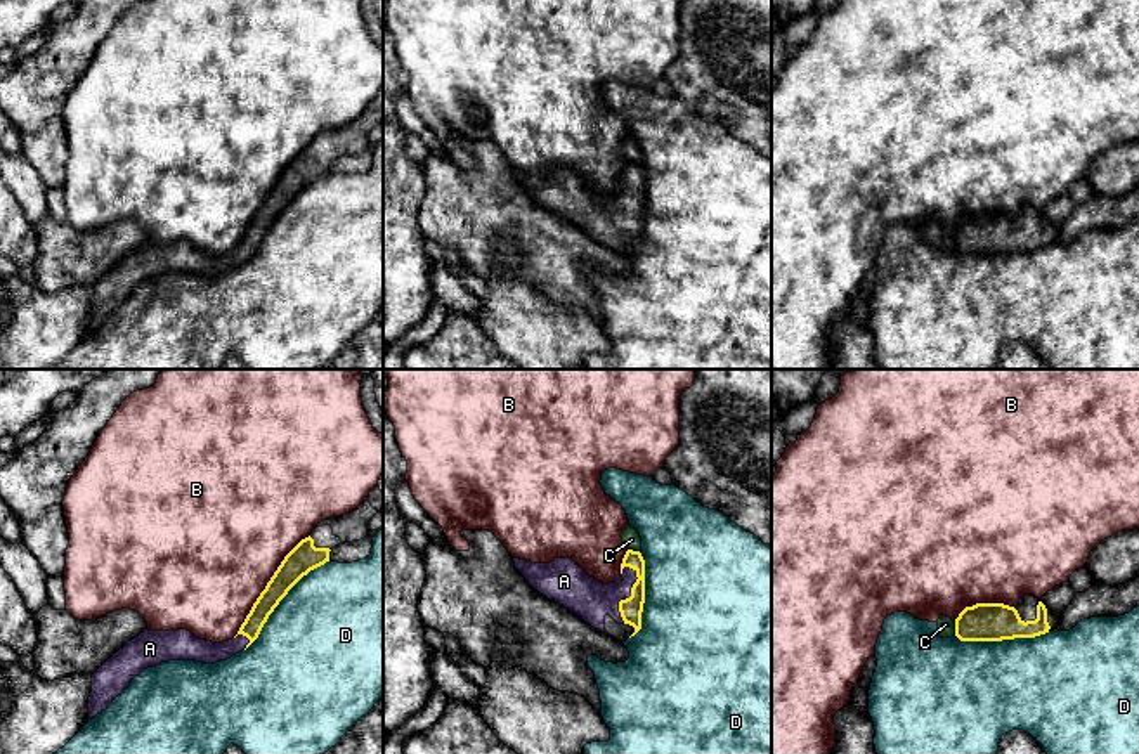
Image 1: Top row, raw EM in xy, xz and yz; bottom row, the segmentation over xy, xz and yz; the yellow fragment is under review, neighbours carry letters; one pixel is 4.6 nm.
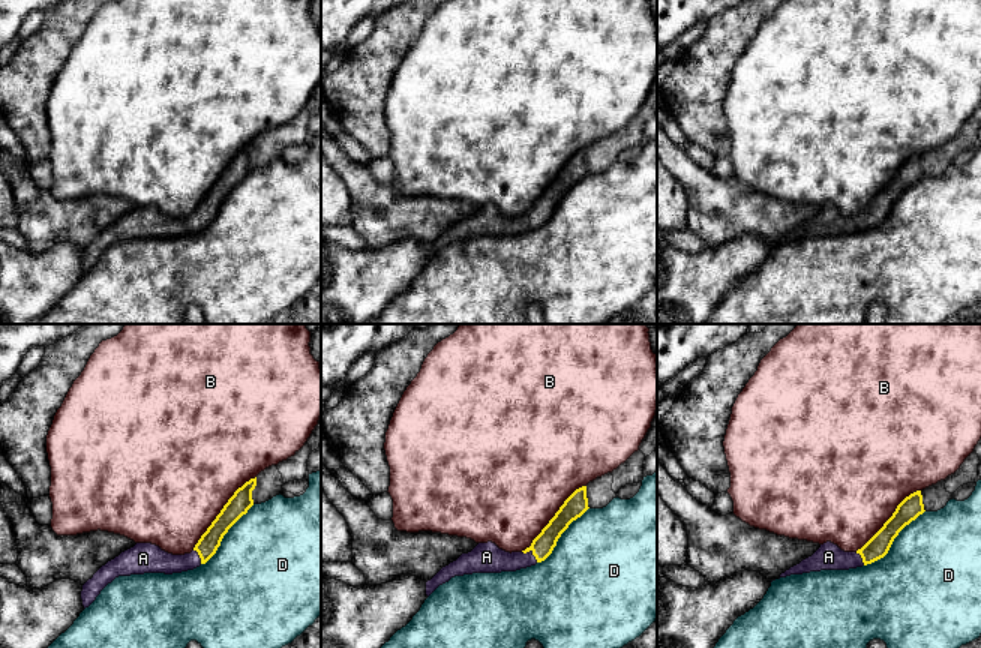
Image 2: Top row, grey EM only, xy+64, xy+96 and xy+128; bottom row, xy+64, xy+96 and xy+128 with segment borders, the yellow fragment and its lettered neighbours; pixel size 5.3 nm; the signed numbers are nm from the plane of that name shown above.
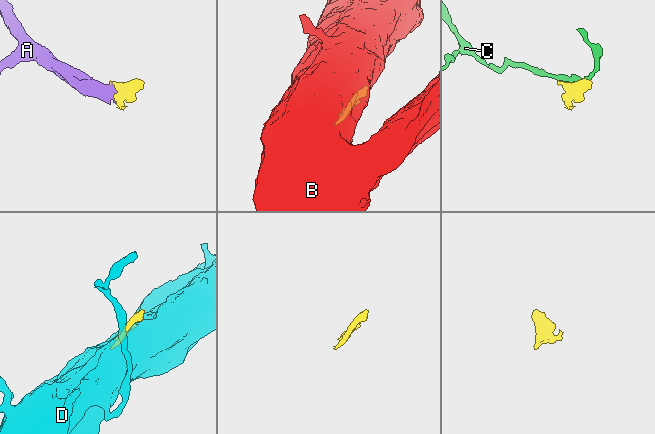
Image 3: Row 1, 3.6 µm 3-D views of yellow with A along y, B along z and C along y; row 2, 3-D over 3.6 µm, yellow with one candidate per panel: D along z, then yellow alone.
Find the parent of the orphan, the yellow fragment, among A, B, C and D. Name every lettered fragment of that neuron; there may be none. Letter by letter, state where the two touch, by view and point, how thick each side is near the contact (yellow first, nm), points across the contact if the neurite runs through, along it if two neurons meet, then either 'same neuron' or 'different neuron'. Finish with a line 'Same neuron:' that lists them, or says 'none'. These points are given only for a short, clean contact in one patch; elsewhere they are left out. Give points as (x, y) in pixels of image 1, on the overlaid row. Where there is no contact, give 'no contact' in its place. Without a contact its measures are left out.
A: meets yellow in xz at (630, 597); 100 nm thick on the yellow side, 190 nm on the other; runs through xz (631, 607), (630, 597), (586, 597); same neuron
B: meets yellow in xy at (267, 584); 140 nm thick on the yellow side, 480 nm on the other; different neuron
C: meets yellow in xz at (631, 550); 80 nm thick on the yellow side, 90 nm on the other; different neuron
D: meets yellow in xy at (281, 598); 140 nm thick on the yellow side, 500 nm on the other; different neuron
Same neuron: A

